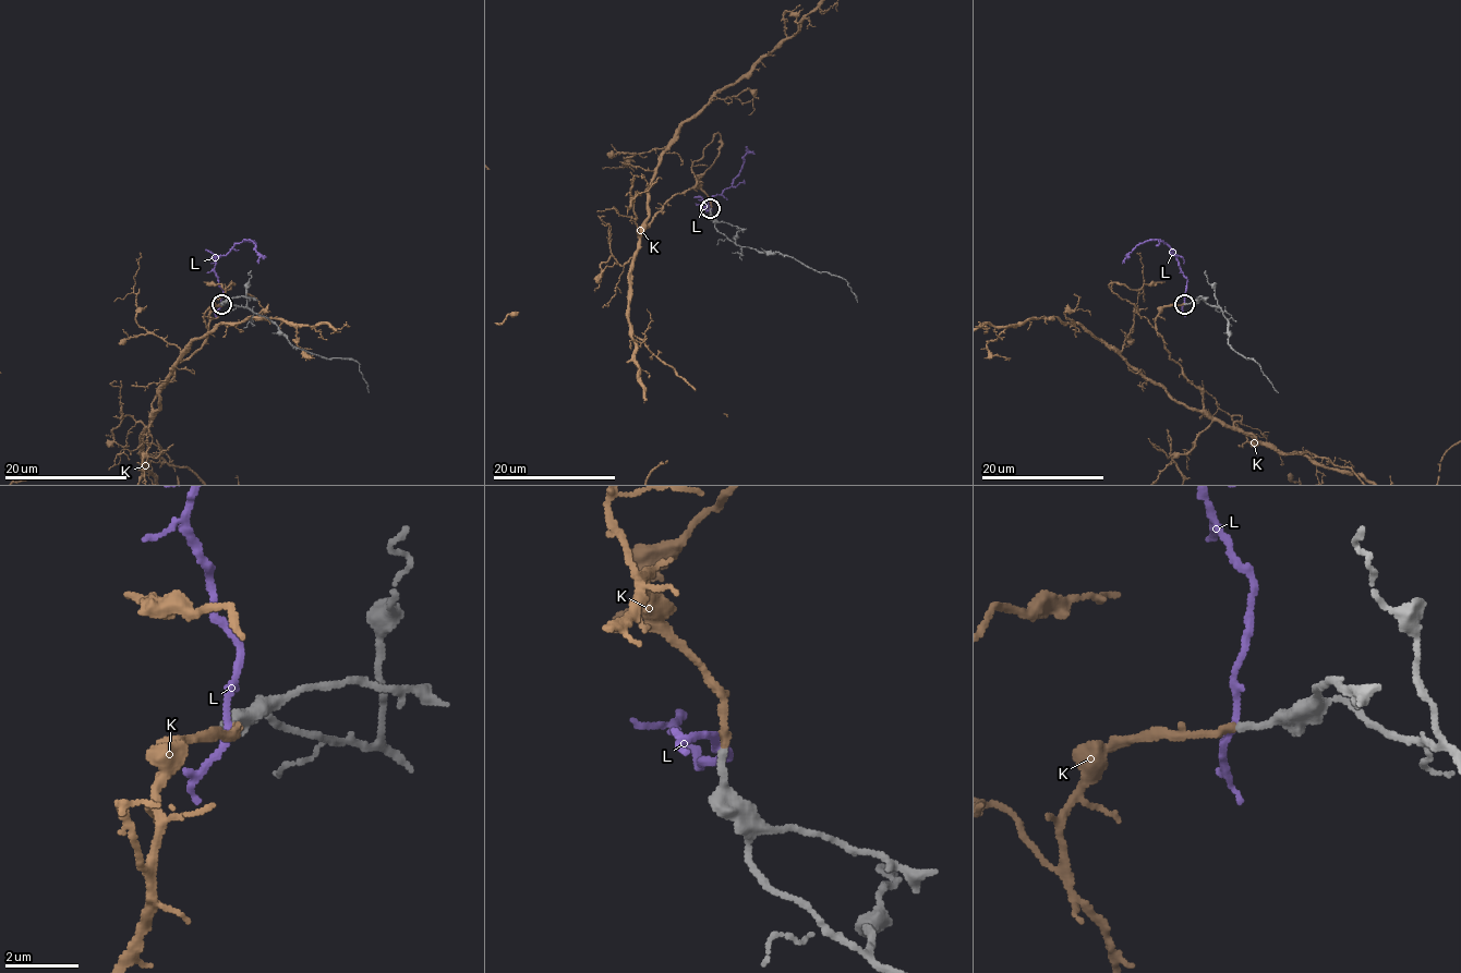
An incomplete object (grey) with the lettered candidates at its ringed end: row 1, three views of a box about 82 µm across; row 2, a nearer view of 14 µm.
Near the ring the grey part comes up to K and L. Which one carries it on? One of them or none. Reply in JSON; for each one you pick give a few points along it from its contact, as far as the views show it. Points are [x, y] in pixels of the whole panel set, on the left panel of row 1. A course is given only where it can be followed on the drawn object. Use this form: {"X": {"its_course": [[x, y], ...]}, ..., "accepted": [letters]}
{"accepted": ["K"]}

